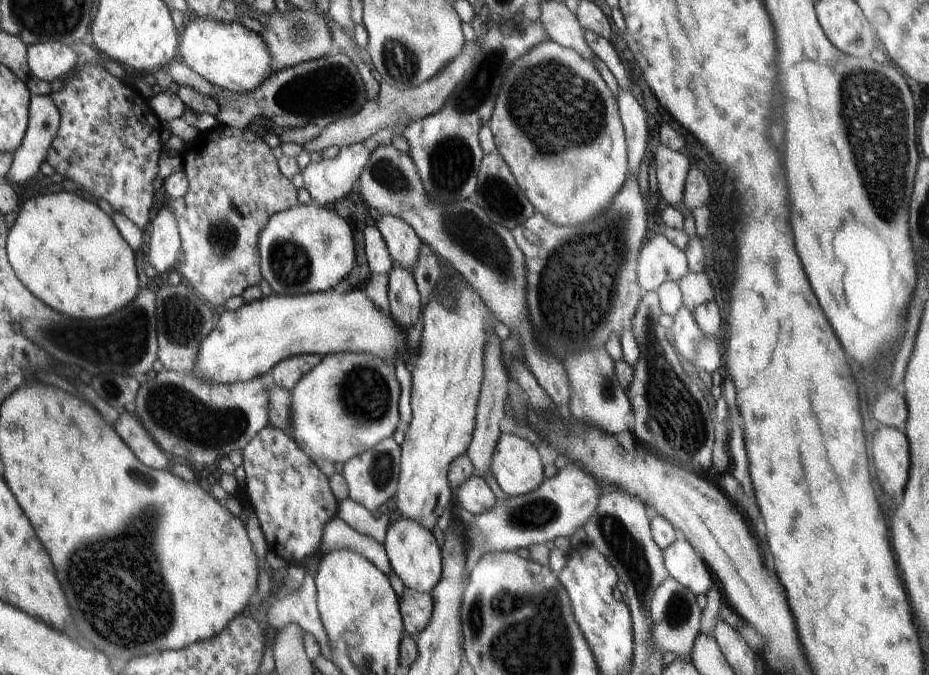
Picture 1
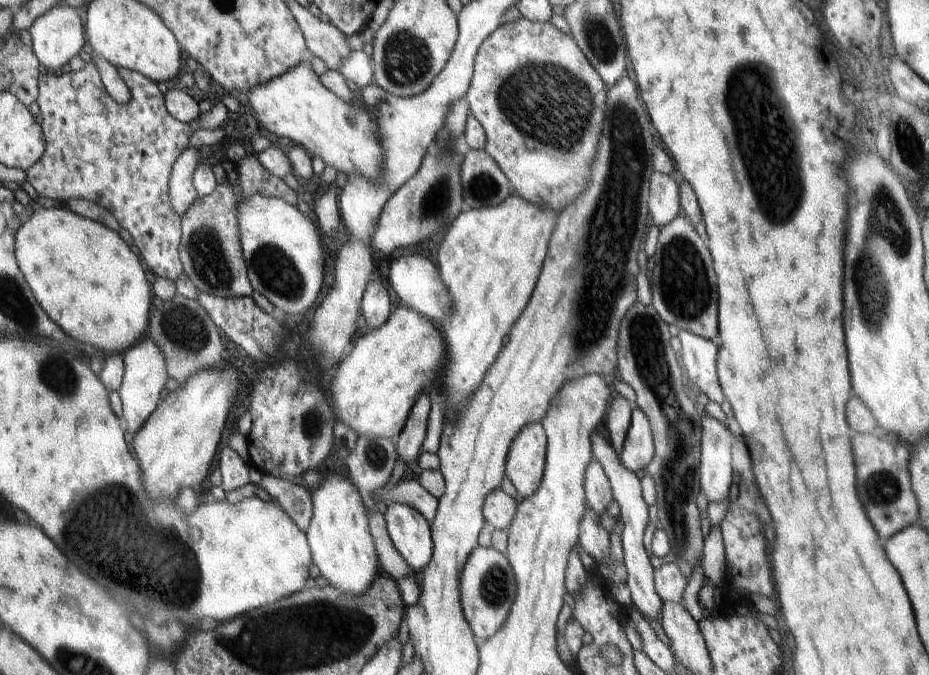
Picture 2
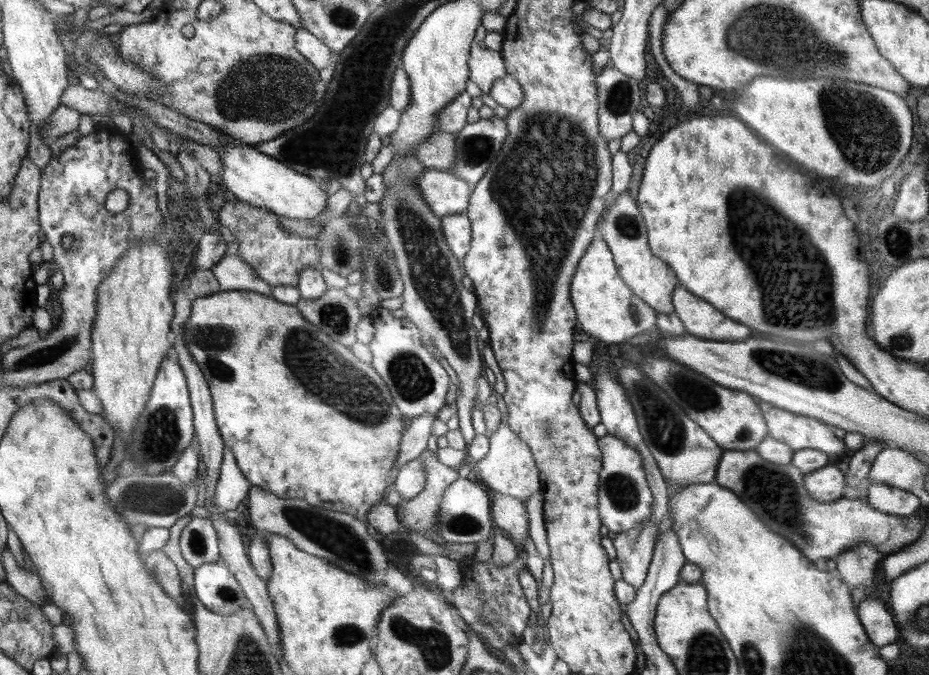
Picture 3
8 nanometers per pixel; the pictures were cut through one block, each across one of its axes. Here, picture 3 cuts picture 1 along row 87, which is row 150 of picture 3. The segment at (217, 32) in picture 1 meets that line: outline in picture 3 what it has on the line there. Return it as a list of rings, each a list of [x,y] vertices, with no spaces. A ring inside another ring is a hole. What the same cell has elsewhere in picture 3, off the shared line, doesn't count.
[[[223,133],[221,150],[218,151],[220,174],[224,186],[238,200],[291,219],[314,219],[326,209],[329,194],[322,190],[317,179],[292,170],[286,163],[259,152],[254,145]]]

